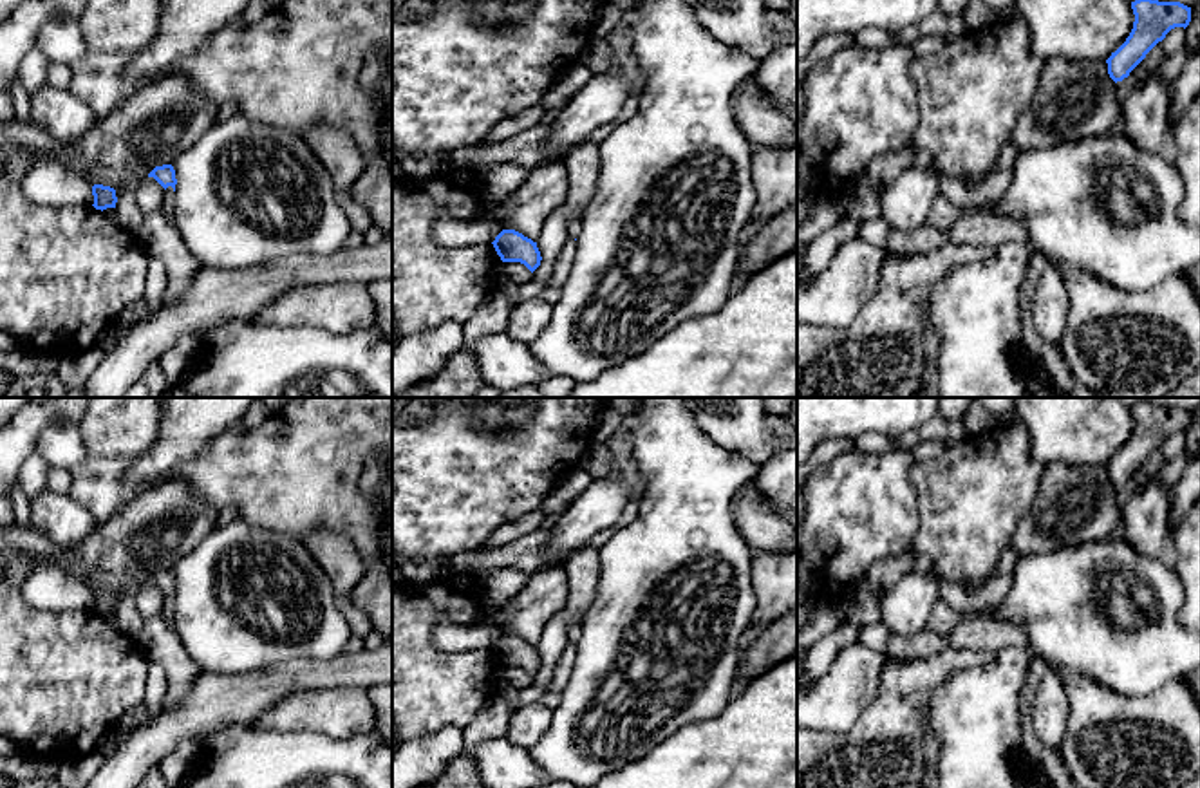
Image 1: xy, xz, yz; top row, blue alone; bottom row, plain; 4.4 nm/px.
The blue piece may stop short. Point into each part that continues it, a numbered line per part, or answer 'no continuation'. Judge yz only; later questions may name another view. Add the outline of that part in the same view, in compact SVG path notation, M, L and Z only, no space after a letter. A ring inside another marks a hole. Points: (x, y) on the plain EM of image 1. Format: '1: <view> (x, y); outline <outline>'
no continuation

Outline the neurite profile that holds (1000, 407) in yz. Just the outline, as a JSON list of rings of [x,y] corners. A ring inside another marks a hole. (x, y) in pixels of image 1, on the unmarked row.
[[[970,398],[972,401],[981,403],[1001,425],[1008,416],[1017,416],[1014,398]]]

